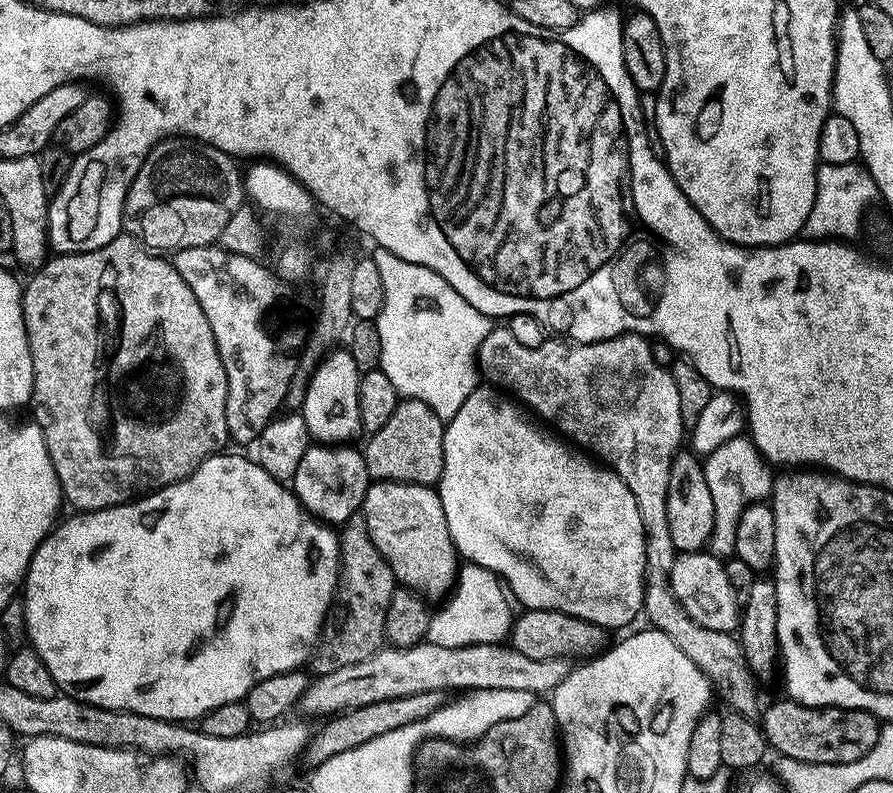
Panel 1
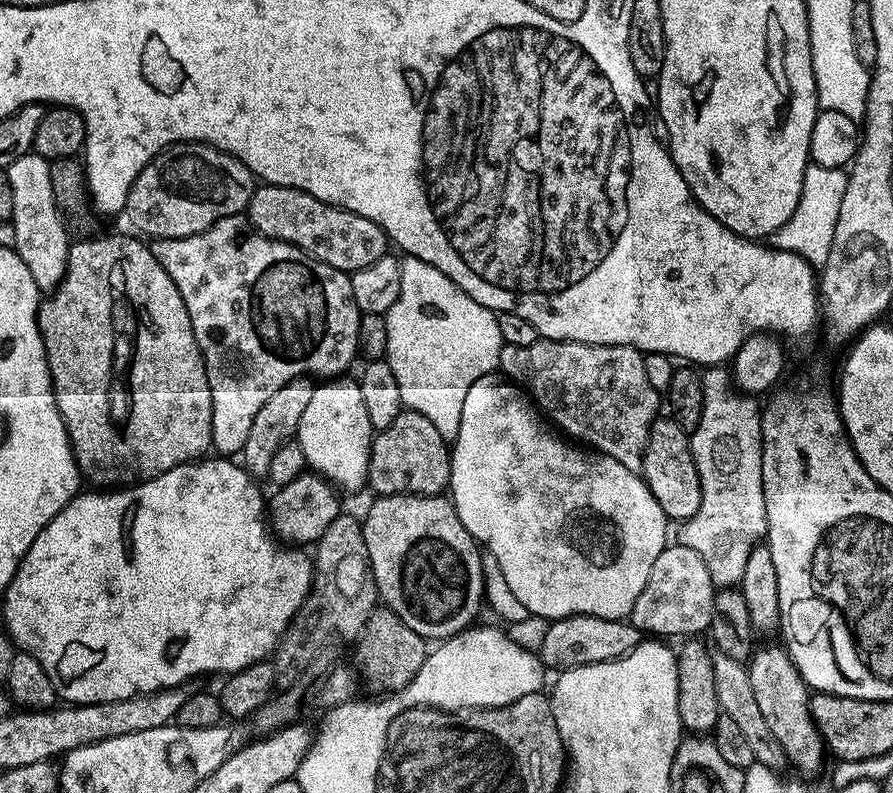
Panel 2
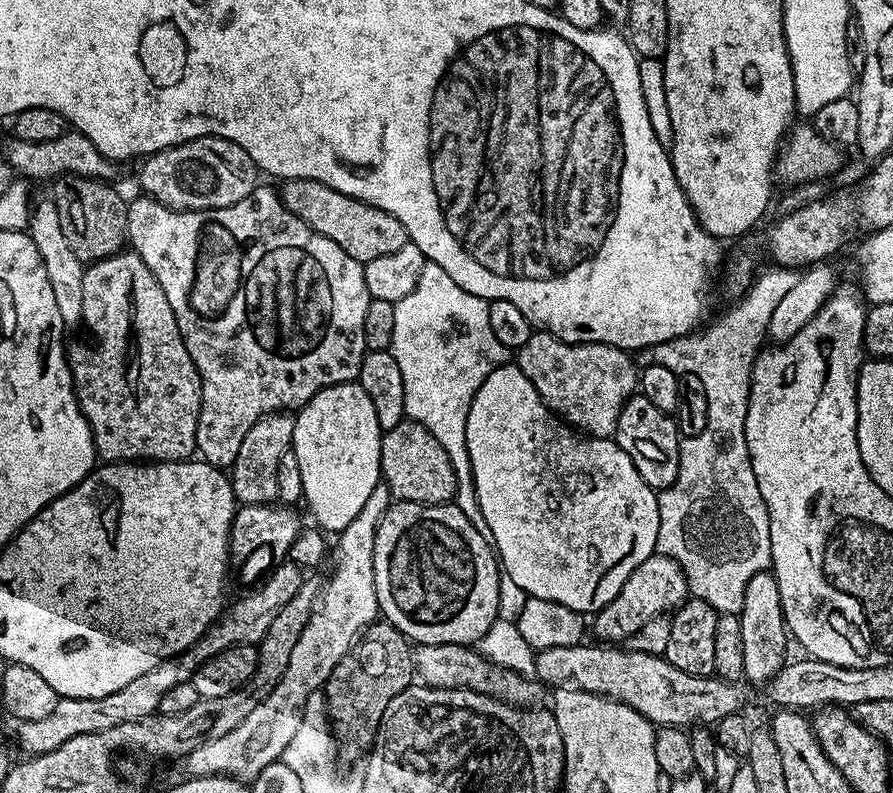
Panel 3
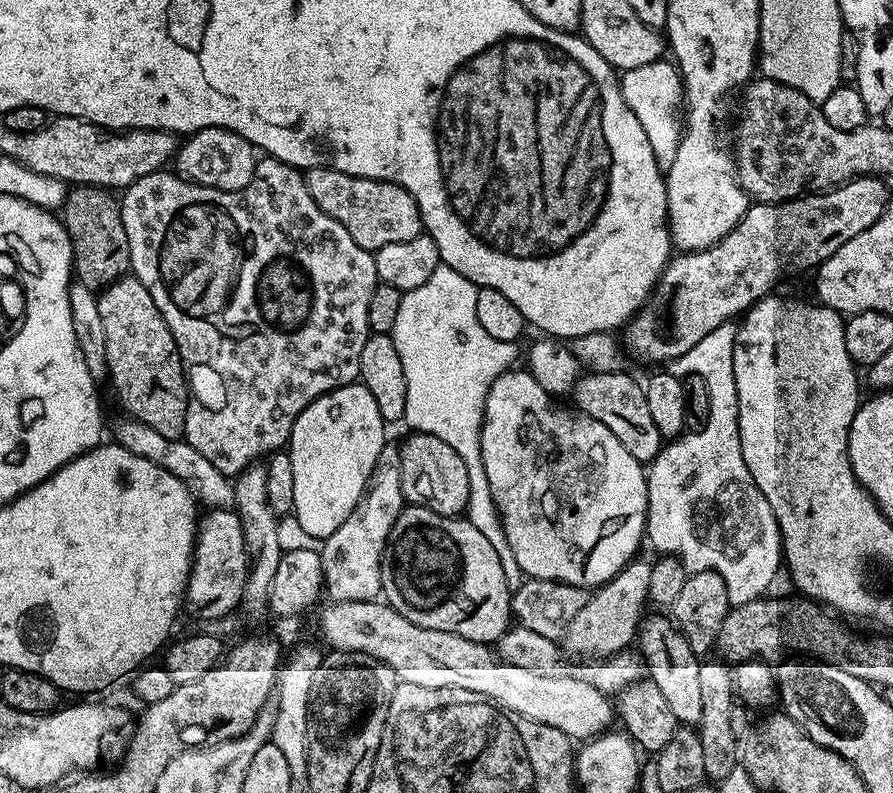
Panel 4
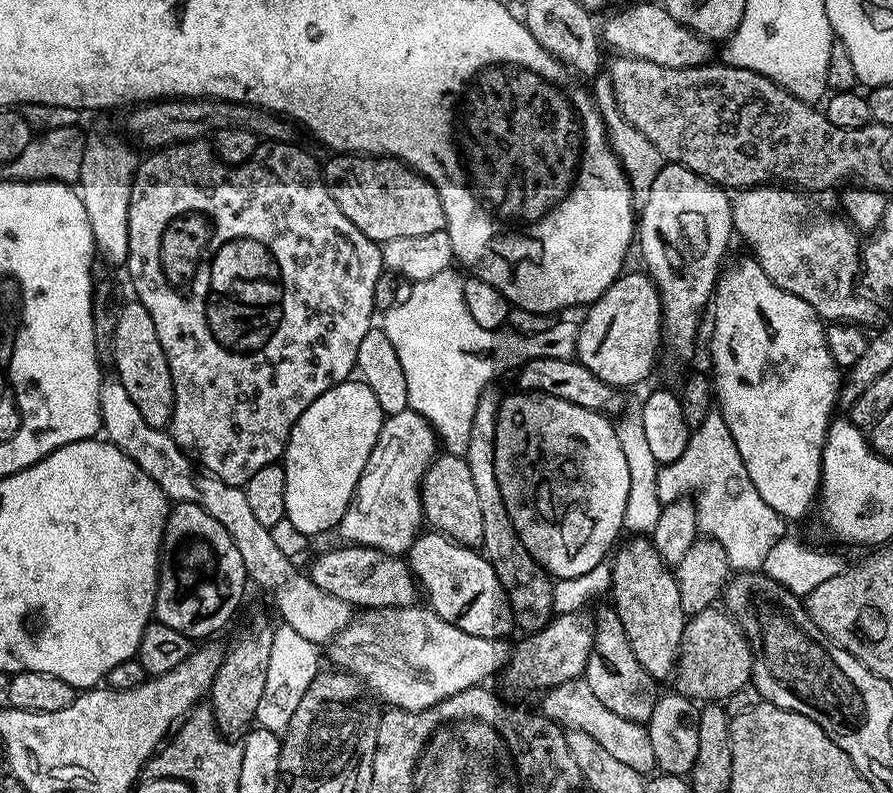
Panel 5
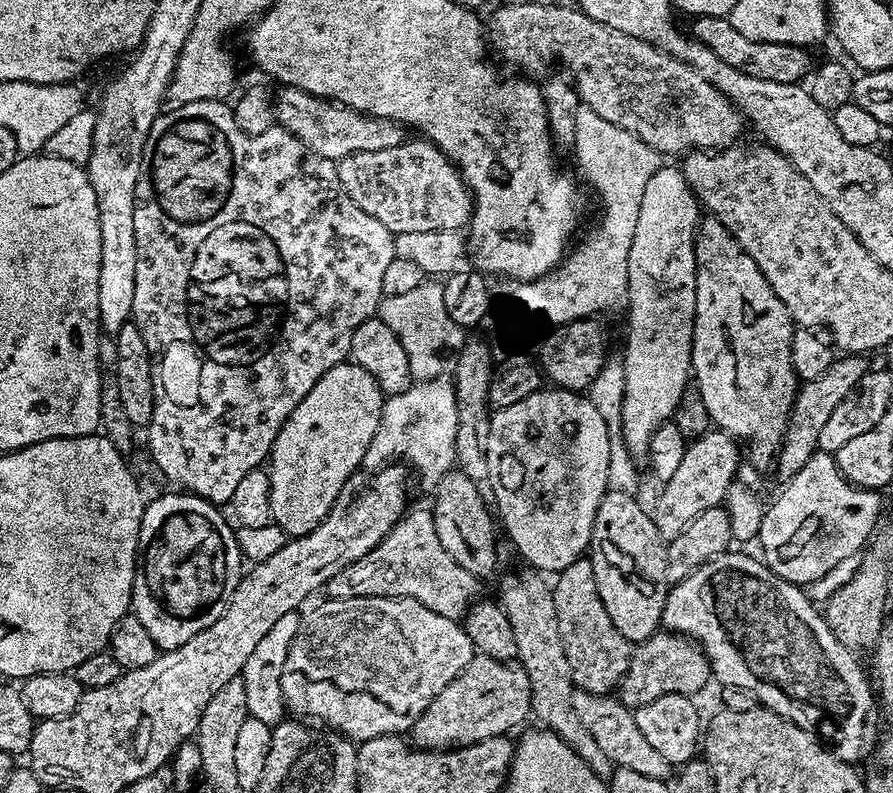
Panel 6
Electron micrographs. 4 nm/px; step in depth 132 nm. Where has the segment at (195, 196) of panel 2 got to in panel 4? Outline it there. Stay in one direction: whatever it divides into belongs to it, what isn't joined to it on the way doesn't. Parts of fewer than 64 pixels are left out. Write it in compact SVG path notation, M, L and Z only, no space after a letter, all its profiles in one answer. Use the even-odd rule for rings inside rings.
M203 128L200 132L191 133L185 140L188 141L185 144L183 141L176 149L174 171L191 184L223 192L243 192L250 178L254 178L258 152L250 142L246 142L246 138L225 128Z

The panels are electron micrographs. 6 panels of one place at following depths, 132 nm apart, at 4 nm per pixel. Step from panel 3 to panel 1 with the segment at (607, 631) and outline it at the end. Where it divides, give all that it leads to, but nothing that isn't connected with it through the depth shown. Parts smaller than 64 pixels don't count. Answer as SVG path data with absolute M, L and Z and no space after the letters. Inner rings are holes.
M708 550L699 552L681 552L677 555L668 575L668 584L672 588L674 598L706 630L735 633L740 623L742 611L738 593L730 586L730 578L726 578L724 560Z

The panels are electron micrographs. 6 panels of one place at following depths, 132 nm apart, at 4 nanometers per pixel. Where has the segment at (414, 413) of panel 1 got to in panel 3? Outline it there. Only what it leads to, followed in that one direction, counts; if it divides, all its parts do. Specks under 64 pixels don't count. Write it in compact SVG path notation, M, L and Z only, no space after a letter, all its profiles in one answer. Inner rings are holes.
M407 418L380 437L380 475L397 501L447 504L456 495L456 479L446 450L442 450L438 438L426 426Z

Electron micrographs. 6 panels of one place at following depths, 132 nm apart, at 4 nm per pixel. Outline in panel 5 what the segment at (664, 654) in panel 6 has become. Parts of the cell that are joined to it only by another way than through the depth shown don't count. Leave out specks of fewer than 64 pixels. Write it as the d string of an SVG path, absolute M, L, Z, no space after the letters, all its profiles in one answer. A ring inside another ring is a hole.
M713 606L693 613L684 625L683 642L674 673L675 691L704 704L724 702L724 699L749 685L753 655L746 635L727 611Z

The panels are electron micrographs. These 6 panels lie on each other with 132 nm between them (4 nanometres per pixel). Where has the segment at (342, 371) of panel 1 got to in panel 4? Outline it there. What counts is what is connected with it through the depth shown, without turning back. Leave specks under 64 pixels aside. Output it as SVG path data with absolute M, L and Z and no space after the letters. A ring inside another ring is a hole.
M359 382L327 392L298 414L290 437L294 470L292 507L306 534L317 538L330 536L360 506L377 467L376 459L384 448L384 428L386 421L380 416L374 394Z

